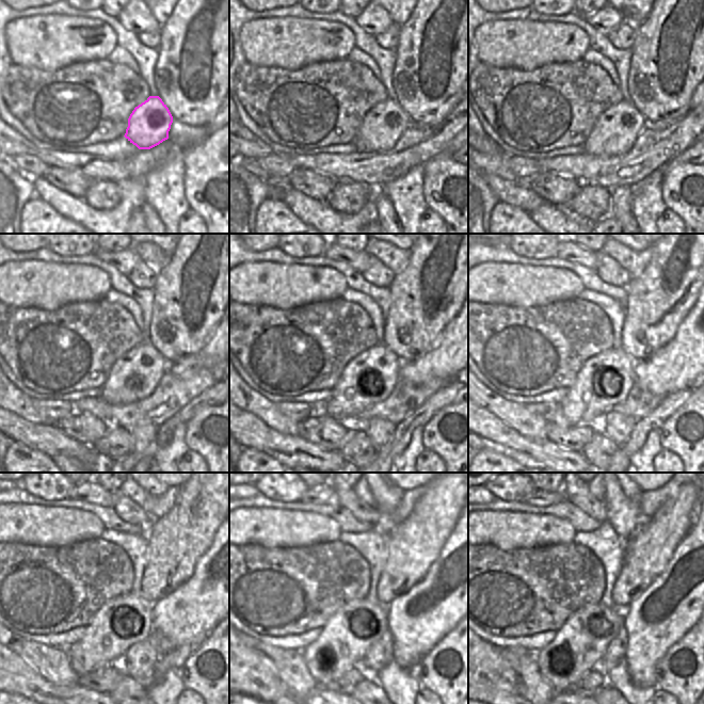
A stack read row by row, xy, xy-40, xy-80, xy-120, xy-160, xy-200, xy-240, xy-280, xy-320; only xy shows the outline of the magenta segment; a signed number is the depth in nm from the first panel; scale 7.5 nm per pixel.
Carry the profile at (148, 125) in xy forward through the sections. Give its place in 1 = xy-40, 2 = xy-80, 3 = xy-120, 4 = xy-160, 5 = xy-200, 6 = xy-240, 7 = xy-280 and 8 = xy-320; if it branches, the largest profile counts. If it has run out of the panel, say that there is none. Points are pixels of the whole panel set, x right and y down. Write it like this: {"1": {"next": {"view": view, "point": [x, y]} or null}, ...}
{"1": {"next": {"view": "xy-40", "point": [381, 129]}}, "2": {"next": {"view": "xy-80", "point": [616, 131]}}, "3": {"next": {"view": "xy-120", "point": [134, 376]}}, "4": {"next": {"view": "xy-160", "point": [368, 379]}}, "5": {"next": {"view": "xy-200", "point": [598, 388]}}, "6": {"next": {"view": "xy-240", "point": [105, 643]}}, "7": {"next": {"view": "xy-280", "point": [339, 648]}}, "8": {"next": {"view": "xy-320", "point": [579, 645]}}}

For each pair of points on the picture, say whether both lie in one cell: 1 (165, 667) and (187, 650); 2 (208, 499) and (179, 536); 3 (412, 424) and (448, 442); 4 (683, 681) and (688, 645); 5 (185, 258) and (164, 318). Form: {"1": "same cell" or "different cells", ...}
{"1": "same cell", "2": "same cell", "3": "different cells", "4": "same cell", "5": "same cell"}

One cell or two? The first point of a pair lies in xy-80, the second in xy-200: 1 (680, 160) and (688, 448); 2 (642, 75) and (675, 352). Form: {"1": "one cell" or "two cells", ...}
{"1": "two cells", "2": "two cells"}

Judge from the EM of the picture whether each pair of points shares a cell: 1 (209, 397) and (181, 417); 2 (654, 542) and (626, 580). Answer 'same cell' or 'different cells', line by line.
1: same cell
2: same cell

